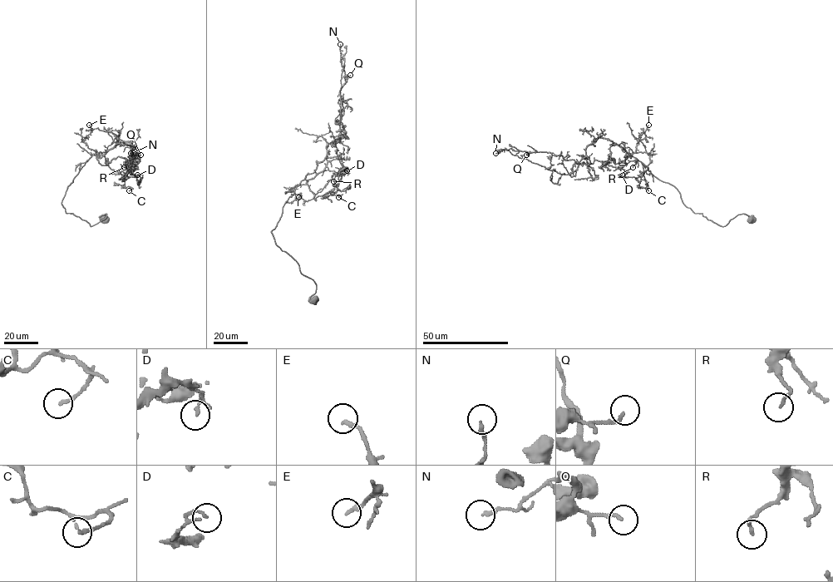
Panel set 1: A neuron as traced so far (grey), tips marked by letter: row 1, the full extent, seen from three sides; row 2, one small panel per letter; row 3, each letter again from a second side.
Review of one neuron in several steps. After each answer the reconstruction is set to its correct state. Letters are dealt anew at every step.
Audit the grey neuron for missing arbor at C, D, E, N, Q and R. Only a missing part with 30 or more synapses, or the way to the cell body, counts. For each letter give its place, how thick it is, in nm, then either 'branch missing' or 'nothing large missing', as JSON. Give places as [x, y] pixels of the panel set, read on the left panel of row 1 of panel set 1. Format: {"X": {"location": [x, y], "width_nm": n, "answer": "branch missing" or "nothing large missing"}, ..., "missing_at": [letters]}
{"C": {"location": [129, 190], "width_nm": 160, "answer": "nothing large missing"}, "D": {"location": [137, 175], "width_nm": 120, "answer": "nothing large missing"}, "E": {"location": [89, 125], "width_nm": 200, "answer": "nothing large missing"}, "N": {"location": [130, 153], "width_nm": 180, "answer": "nothing large missing"}, "Q": {"location": [140, 155], "width_nm": 150, "answer": "nothing large missing"}, "R": {"location": [124, 167], "width_nm": 150, "answer": "nothing large missing"}, "missing_at": []}

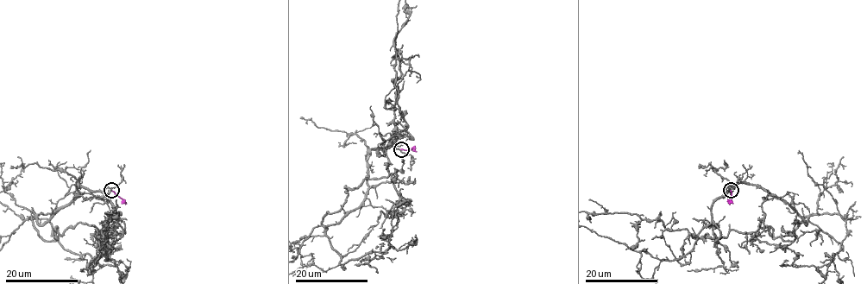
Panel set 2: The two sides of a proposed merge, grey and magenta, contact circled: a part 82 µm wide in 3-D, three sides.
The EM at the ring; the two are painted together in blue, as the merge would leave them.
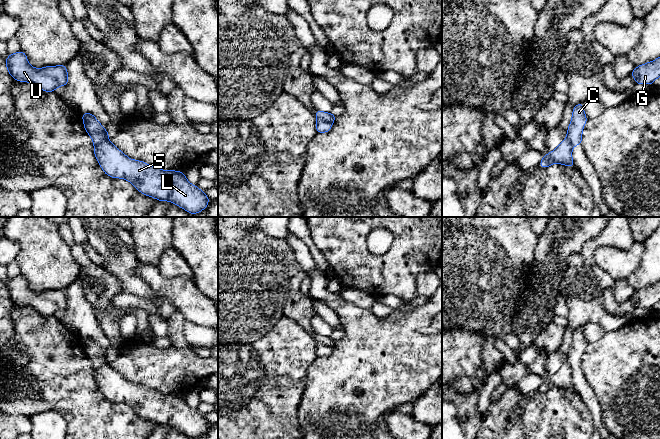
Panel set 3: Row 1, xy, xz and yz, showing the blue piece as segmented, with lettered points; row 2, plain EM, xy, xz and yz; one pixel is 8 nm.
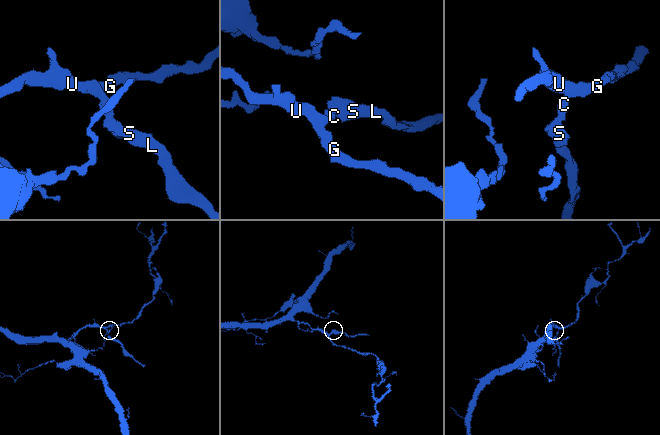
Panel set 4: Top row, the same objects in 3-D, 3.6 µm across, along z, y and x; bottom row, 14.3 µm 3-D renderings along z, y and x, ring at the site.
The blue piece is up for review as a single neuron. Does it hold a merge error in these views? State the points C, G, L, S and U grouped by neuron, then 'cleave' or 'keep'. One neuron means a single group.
groups C G U / L S; cleave

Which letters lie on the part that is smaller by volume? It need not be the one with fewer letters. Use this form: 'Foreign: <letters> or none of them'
Foreign: L, S

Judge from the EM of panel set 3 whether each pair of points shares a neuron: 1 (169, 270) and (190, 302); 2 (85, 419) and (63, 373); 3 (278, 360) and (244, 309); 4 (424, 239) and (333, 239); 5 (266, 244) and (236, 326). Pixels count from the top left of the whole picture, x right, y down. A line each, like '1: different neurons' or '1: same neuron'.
1: different neurons
2: same neuron
3: different neurons
4: same neuron
5: same neuron

